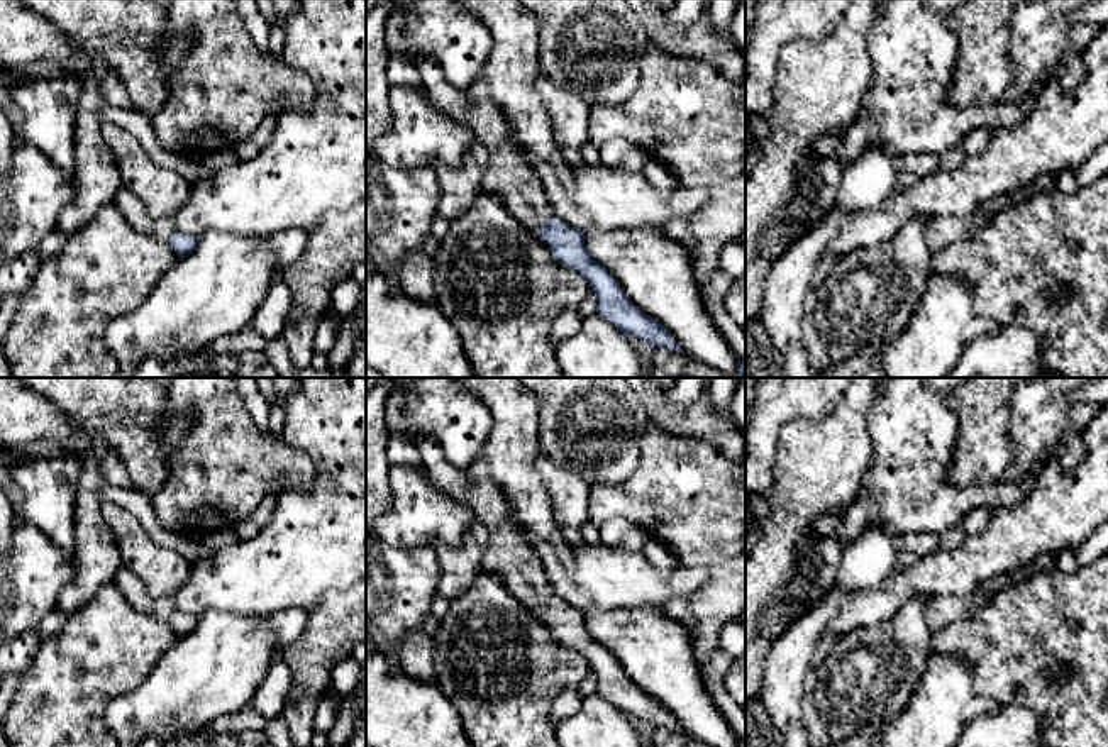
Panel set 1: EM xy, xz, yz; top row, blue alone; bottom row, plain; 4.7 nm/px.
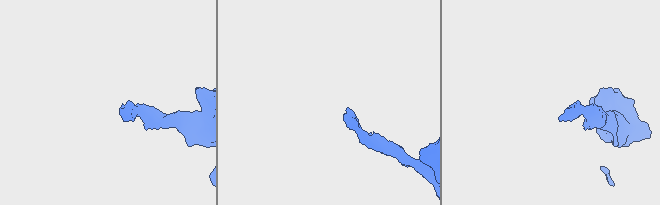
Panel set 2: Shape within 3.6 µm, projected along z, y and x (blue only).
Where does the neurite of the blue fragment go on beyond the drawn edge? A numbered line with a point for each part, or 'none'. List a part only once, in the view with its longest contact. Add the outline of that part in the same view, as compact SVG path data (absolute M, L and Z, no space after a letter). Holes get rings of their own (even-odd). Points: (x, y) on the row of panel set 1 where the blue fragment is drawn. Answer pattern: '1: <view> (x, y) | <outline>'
1: xz (522, 192) | M427 58L415 66L430 100L456 122L468 127L488 149L488 166L481 174L483 190L500 196L510 215L540 239L540 224L554 217L546 188L537 173L524 163L510 144L510 129L490 102L471 102L466 91L452 86Z

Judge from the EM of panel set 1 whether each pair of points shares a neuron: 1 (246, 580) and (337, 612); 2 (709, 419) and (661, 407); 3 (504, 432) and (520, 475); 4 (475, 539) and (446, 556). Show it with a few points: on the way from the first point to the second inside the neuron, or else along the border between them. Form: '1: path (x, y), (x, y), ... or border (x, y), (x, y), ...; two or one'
1: border (348, 586), (327, 592), (309, 612); two
2: path (697, 419), (673, 417); one
3: path (505, 442), (510, 464); one
4: path (468, 546), (458, 556), (453, 556); one

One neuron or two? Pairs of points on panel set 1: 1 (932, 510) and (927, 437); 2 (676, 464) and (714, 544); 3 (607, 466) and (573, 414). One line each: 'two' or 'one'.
1: one
2: one
3: one

